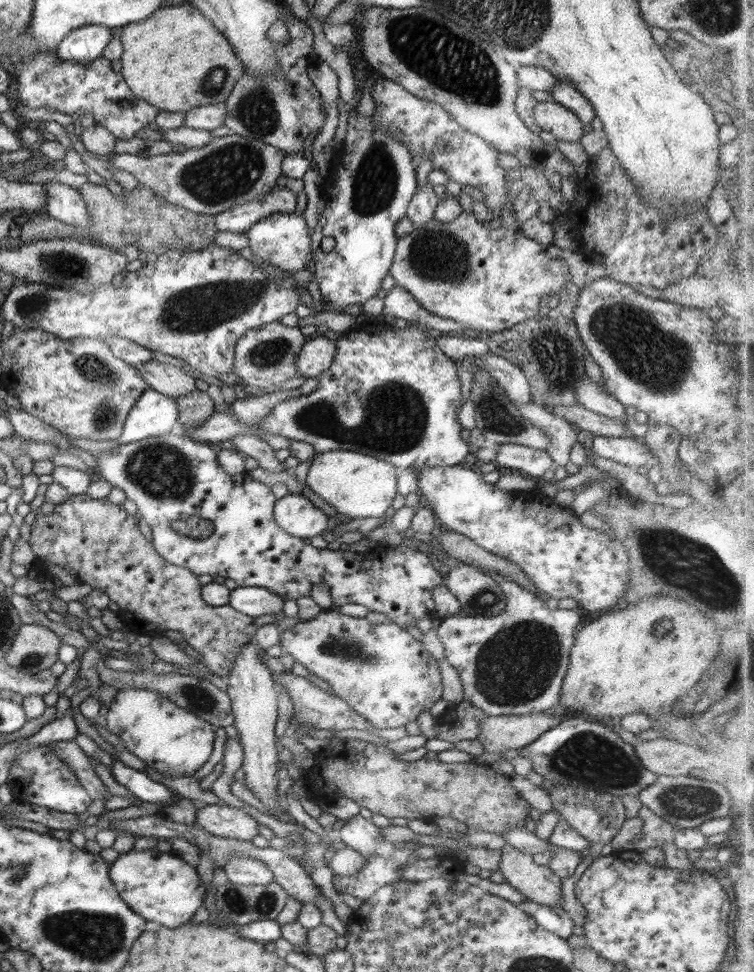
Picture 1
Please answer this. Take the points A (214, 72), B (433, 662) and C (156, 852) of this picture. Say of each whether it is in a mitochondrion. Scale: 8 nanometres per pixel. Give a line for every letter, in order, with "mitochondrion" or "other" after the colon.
A: mitochondrion
B: other
C: other

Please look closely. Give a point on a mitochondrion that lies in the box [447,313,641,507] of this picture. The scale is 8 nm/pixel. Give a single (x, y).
(556, 359)

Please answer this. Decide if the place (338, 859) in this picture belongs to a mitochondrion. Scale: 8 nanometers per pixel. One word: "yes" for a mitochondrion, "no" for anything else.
no

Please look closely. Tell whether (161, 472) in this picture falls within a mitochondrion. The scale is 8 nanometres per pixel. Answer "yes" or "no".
yes

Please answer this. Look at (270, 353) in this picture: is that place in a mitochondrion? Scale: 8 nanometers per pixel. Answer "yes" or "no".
yes

